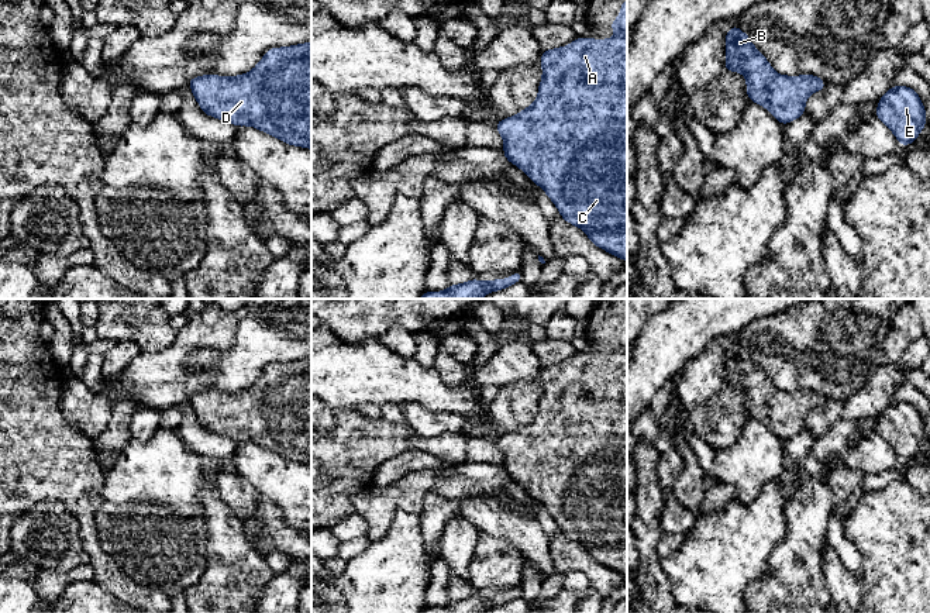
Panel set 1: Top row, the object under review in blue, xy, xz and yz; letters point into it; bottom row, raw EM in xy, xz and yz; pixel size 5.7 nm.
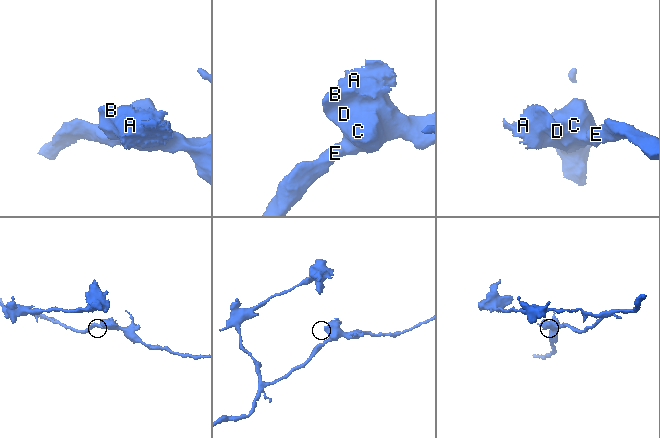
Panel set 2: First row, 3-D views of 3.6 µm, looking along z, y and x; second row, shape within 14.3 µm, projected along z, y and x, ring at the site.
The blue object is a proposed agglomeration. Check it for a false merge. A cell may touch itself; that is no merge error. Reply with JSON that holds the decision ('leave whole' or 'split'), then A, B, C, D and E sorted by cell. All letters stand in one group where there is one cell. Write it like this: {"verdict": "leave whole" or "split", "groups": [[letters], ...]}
{"verdict": "leave whole", "groups": [["A", "B", "C", "D", "E"]]}

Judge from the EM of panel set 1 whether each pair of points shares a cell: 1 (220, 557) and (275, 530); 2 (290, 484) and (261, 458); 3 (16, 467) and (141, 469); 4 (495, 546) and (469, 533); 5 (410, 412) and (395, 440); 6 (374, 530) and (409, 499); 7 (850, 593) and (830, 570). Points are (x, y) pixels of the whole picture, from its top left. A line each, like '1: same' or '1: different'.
1: different
2: same
3: different
4: different
5: different
6: same
7: same

